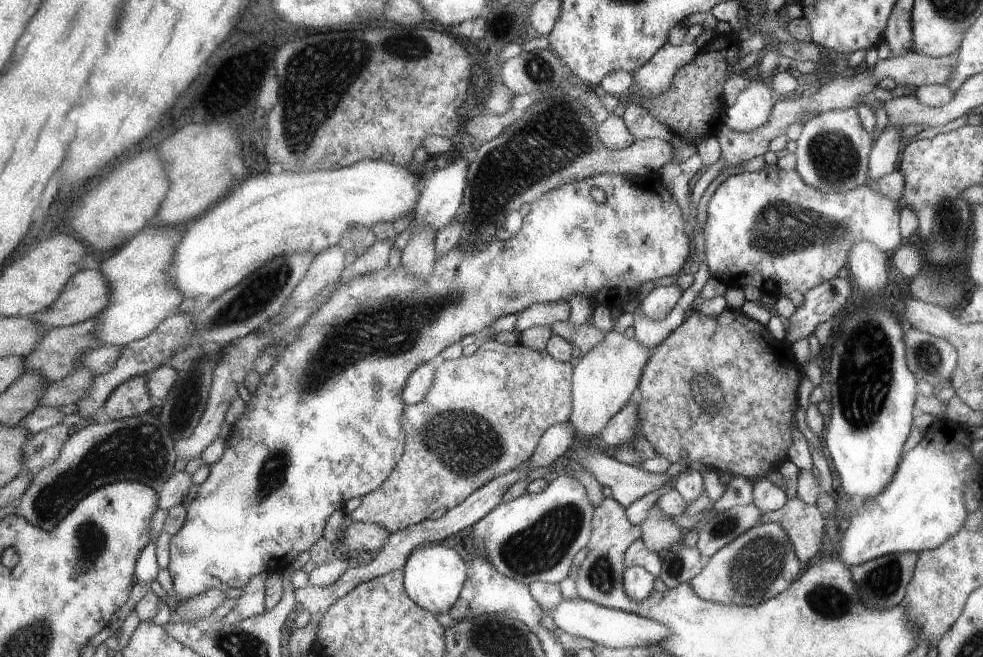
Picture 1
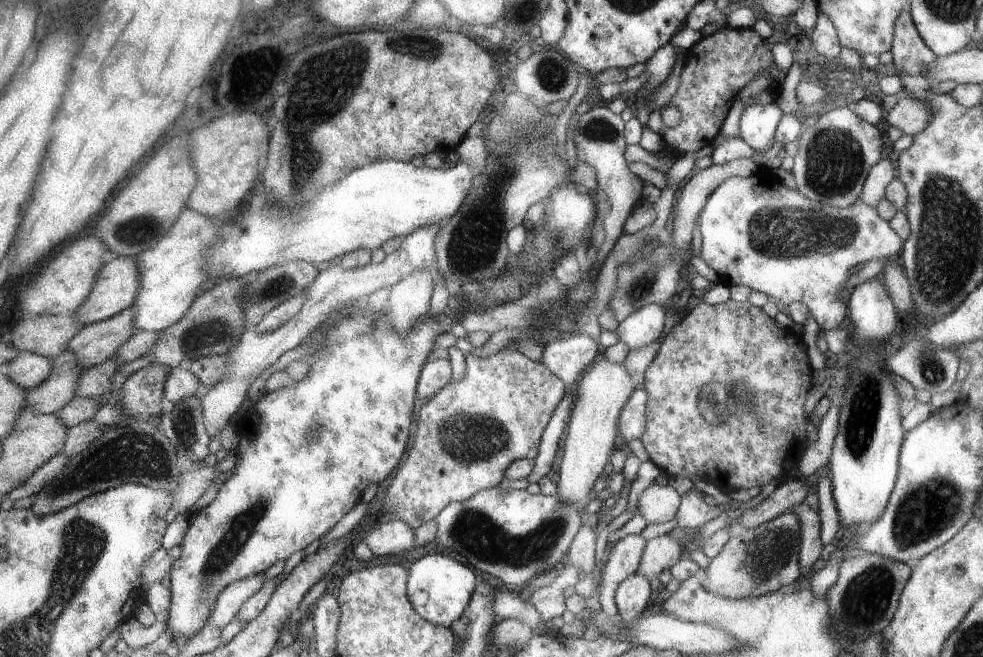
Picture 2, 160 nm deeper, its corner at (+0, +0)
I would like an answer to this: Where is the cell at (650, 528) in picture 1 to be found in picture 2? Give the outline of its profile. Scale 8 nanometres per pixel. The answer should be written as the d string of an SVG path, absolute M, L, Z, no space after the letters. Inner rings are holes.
M669 533L646 539L636 572L656 585L658 574L679 562L681 546L677 541L679 540L671 537Z

